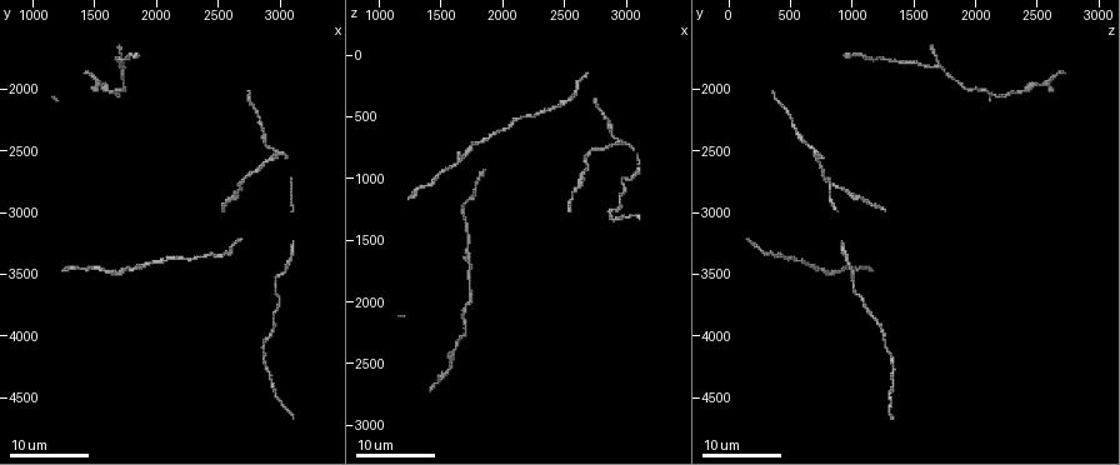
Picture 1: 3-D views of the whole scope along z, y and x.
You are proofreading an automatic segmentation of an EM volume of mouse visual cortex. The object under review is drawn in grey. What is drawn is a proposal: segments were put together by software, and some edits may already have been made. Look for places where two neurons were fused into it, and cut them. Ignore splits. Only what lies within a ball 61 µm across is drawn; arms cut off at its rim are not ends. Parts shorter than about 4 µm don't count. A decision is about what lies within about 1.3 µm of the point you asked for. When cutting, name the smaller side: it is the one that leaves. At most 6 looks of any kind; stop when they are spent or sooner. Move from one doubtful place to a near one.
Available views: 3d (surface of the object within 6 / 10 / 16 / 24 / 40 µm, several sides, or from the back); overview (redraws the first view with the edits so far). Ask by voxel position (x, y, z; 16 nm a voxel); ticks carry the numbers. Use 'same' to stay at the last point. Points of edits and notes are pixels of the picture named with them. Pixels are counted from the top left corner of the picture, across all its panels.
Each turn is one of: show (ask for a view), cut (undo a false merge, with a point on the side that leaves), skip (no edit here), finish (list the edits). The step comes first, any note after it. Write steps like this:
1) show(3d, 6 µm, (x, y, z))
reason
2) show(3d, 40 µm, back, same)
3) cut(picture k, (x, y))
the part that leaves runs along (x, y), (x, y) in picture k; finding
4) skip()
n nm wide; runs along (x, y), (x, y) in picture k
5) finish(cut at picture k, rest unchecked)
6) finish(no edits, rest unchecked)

show(3d, 24 µm, (2960, 3680, 1060))
calibre changes

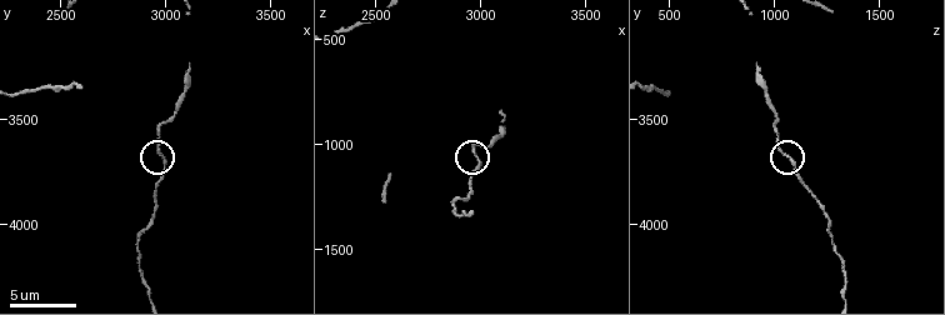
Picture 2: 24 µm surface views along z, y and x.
show(3d, 6 µm, (2980, 3690, 1070))

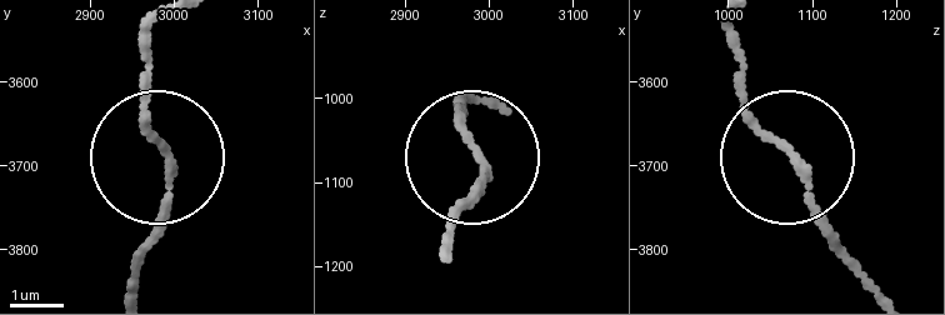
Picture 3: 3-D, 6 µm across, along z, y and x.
show(3d, 6 µm, back, (2990, 3685, 1065))

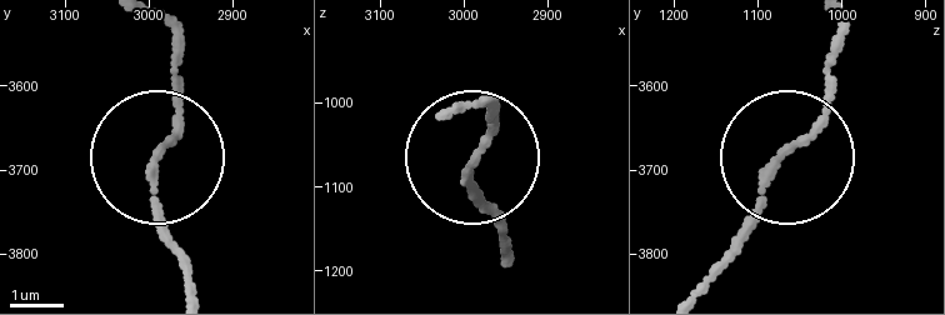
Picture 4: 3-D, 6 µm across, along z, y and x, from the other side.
skip()
continuous, no second neuron

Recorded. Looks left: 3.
show(3d, 10 µm, (3080, 3410, 980))
thick turns thin

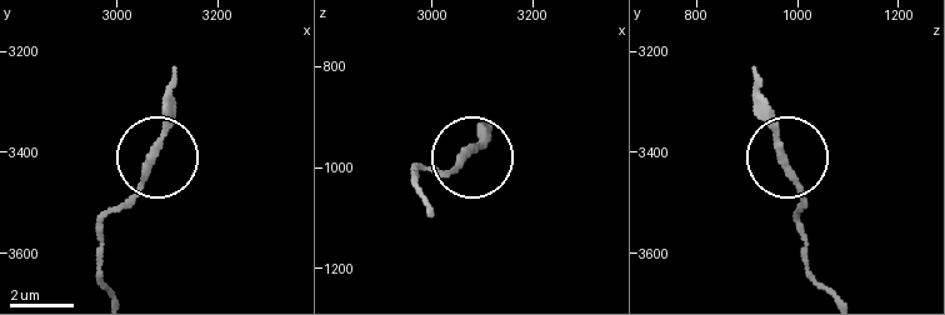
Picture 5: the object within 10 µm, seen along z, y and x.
show(3d, 6 µm, (3070, 3425, 975))

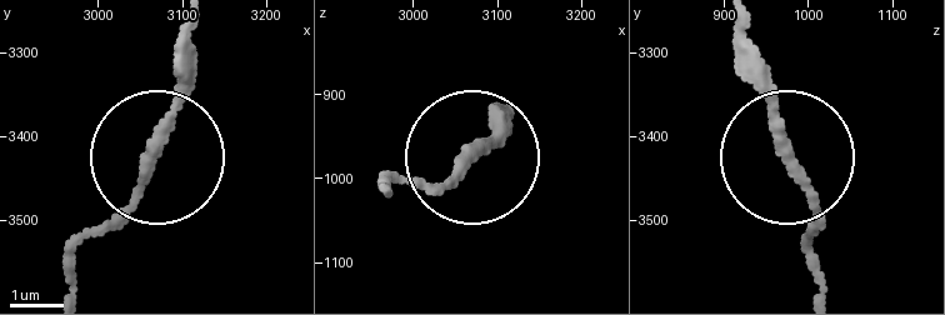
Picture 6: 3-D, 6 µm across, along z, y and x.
skip()
one neuron here

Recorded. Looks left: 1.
finish(no edits, rest unchecked)

